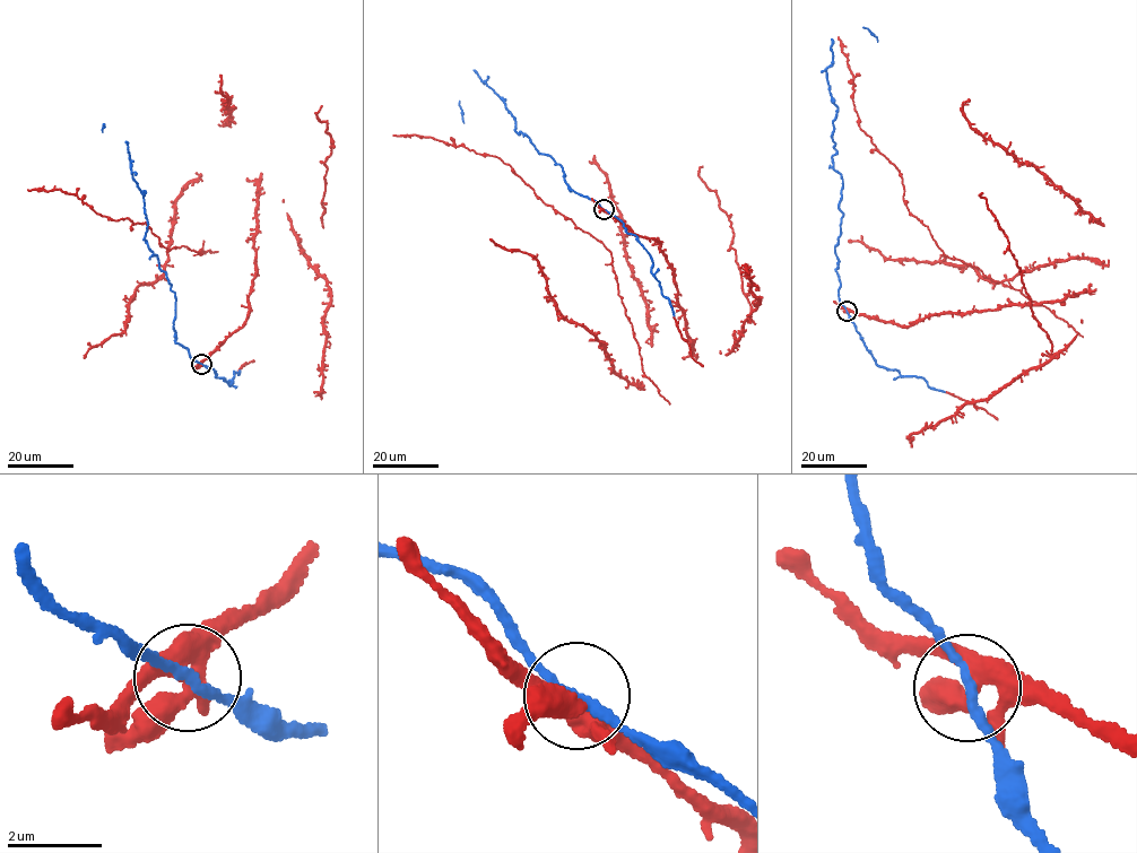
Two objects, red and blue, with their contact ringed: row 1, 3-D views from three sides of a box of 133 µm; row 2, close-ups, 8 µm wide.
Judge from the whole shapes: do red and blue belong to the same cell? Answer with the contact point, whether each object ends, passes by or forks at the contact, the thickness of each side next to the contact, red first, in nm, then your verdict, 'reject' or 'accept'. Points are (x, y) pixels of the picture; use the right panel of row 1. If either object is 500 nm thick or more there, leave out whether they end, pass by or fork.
place (847, 311); red forks; blue passes by; calibres 400 and 200 nm; accept

